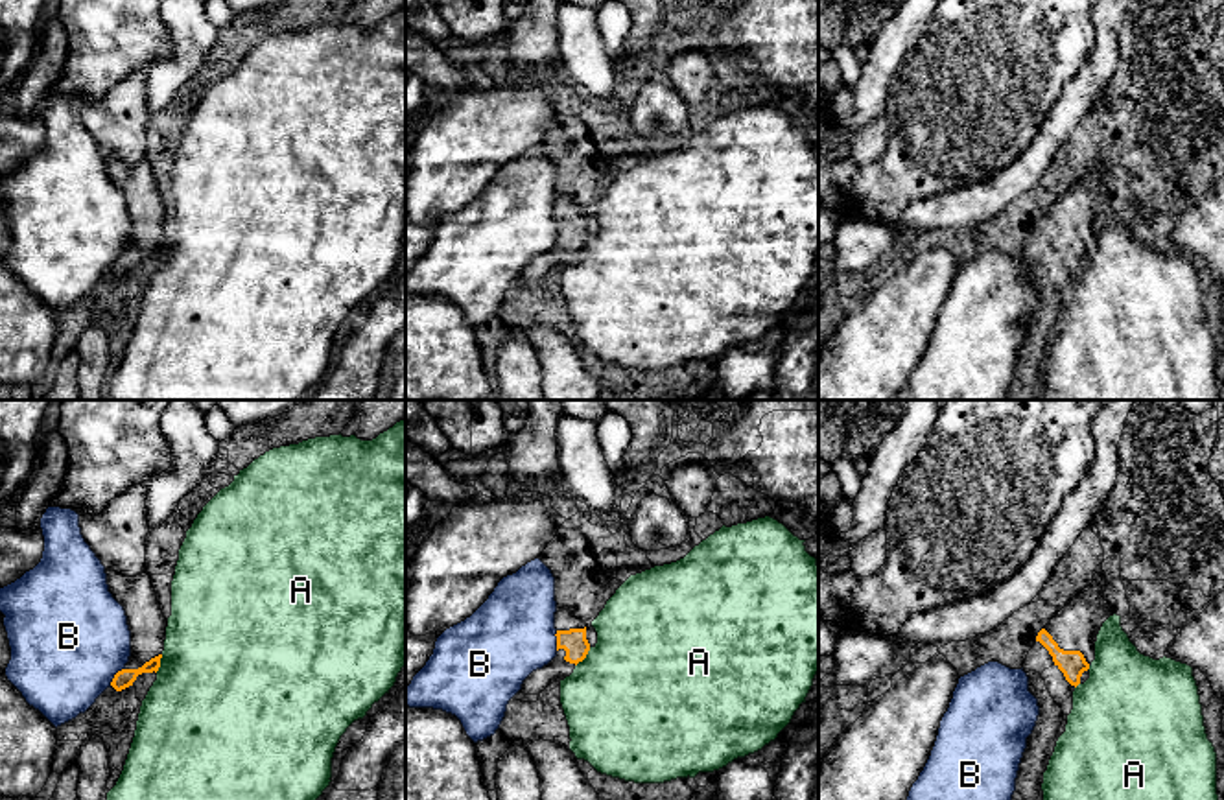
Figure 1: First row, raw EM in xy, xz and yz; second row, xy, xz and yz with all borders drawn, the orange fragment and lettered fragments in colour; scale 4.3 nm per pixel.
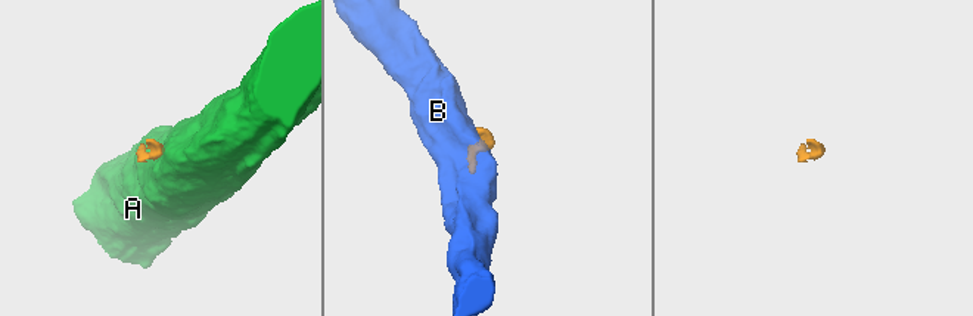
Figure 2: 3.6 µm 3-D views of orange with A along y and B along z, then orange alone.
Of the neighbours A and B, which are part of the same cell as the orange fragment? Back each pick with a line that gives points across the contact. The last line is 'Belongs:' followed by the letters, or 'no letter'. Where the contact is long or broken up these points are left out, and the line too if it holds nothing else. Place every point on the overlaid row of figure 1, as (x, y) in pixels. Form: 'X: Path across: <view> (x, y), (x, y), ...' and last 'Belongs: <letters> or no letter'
Belongs: no letter

